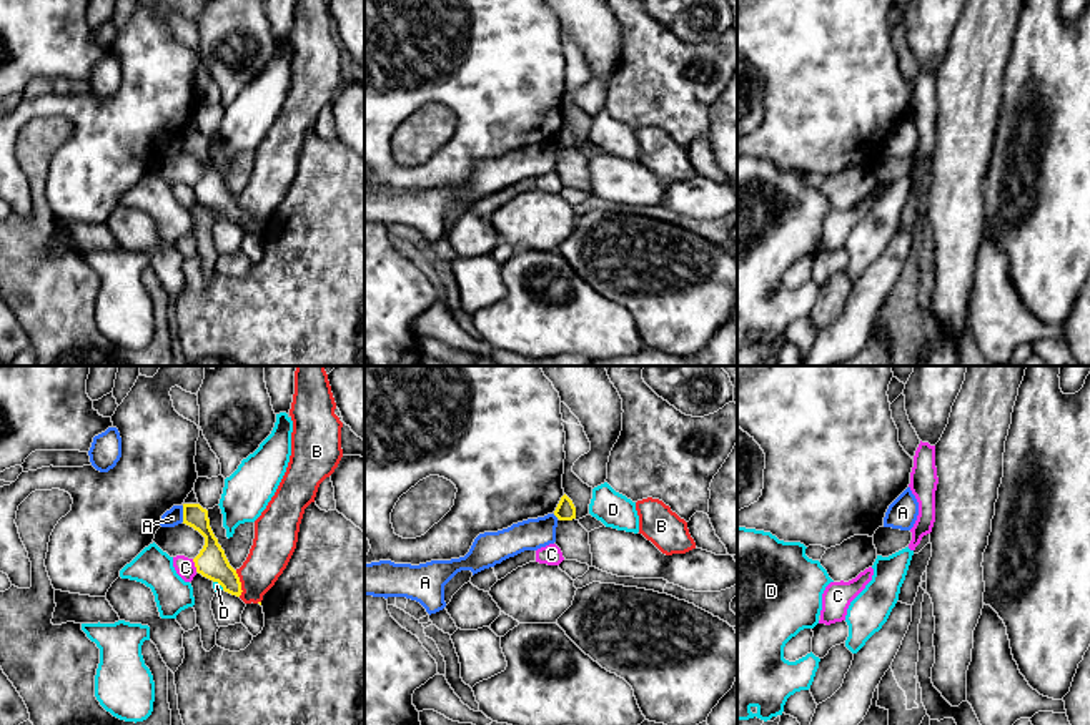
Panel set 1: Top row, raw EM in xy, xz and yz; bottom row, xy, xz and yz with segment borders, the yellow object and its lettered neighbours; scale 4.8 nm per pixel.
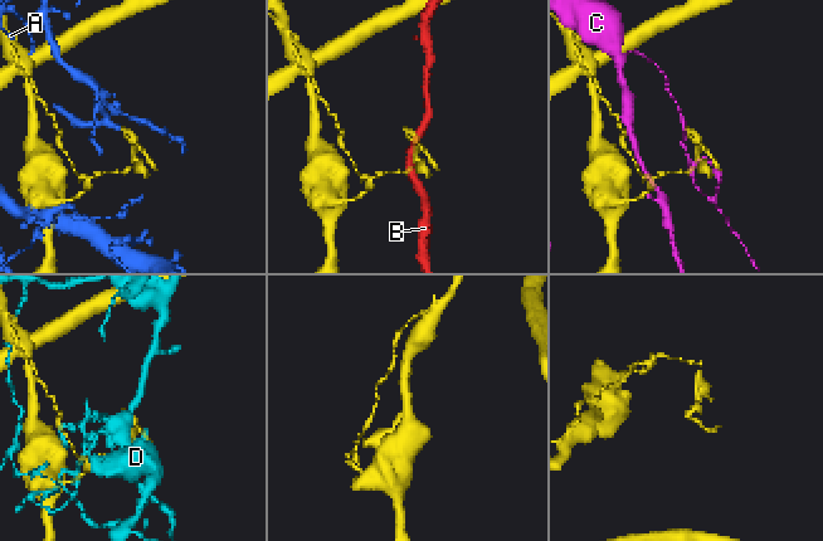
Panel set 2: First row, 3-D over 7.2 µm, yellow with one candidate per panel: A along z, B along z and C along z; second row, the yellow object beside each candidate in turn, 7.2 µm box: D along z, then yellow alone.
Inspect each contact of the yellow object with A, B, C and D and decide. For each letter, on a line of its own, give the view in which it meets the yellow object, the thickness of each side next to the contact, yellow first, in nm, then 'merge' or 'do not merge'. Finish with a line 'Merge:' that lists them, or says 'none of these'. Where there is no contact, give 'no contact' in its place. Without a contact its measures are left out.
A: meets yellow in xy; 130 nm thick on the yellow side, 90 nm on the other; do not merge
B: meets yellow in xy; 150 nm thick on the yellow side, 200 nm on the other; do not merge
C: meets yellow in xy; 150 nm thick on the yellow side, 100 nm on the other; do not merge
D: meets yellow in xy; 150 nm thick on the yellow side, 40 nm on the other; do not merge
Merge: none of these

